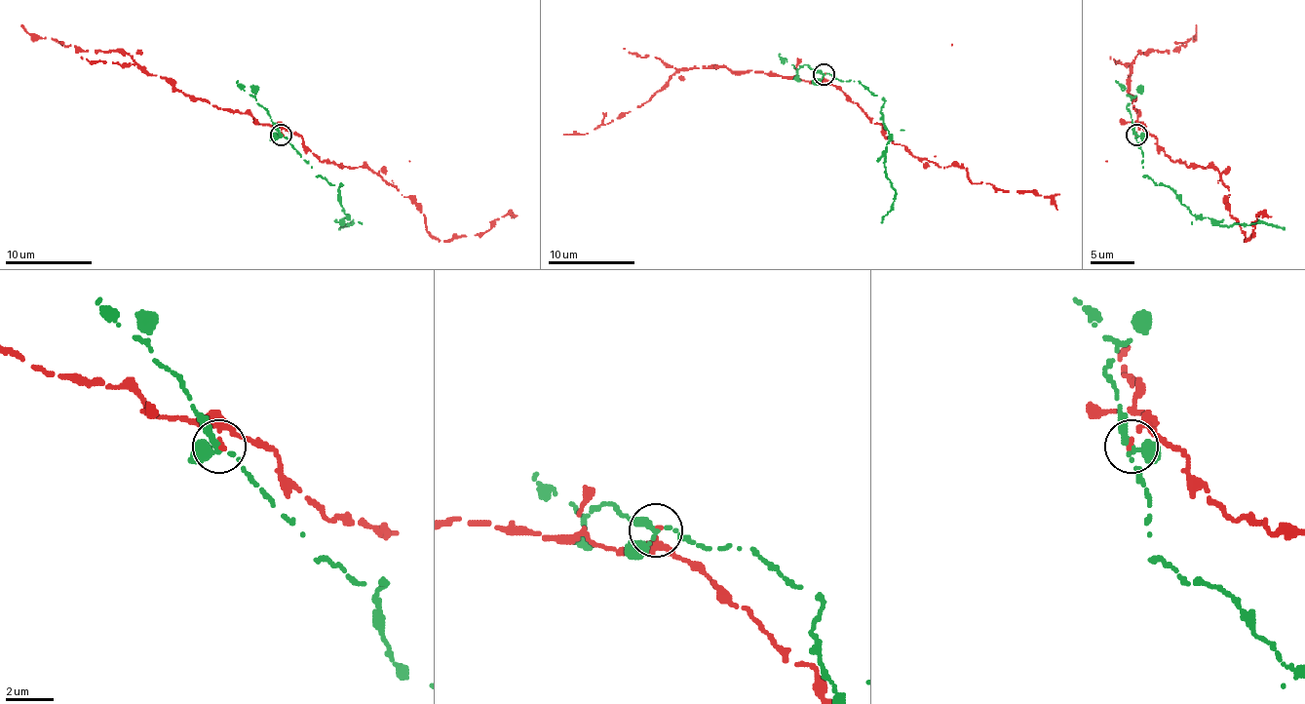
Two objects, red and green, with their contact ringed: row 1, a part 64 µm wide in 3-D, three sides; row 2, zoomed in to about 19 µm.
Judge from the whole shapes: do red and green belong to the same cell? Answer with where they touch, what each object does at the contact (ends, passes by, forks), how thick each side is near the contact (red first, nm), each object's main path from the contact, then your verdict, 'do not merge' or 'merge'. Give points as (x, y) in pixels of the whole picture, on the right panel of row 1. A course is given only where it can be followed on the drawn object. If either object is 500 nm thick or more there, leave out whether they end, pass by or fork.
at (1136, 135); red ends there; green forks there; 170 nm thick on the red side, 240 nm on the other; red runs (1134, 135), (1141, 128), (1147, 132), (1171, 160), (1212, 167), (1246, 241), (1258, 215), (1272, 216); green runs (1136, 135), (1143, 176), (1171, 188), (1193, 215), (1209, 216), (1221, 225), (1263, 223), (1285, 230); do not merge

